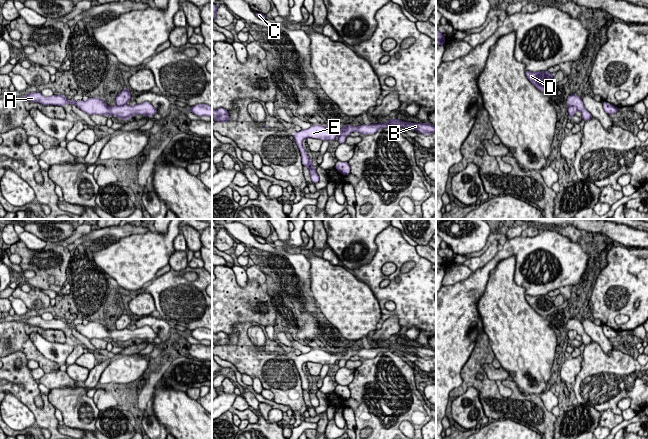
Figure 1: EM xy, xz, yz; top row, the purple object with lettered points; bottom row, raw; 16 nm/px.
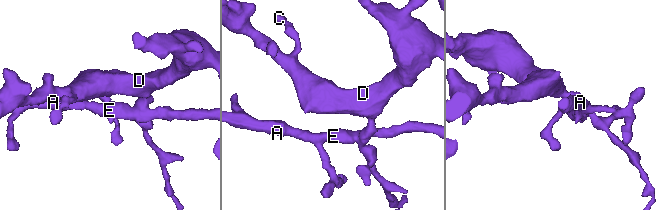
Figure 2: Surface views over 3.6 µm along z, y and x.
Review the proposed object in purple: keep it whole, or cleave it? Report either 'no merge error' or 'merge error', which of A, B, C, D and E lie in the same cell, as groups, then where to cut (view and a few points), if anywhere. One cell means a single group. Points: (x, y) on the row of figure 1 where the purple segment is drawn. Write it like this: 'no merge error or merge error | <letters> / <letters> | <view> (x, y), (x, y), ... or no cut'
merge error | A B E / C D | xy (126, 103), (116, 105)

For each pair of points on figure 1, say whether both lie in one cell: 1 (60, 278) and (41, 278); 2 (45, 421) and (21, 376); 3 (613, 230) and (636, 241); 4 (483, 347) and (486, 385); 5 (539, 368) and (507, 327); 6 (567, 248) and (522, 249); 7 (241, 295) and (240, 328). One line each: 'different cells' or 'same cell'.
1: same cell
2: same cell
3: same cell
4: same cell
5: same cell
6: same cell
7: different cells

